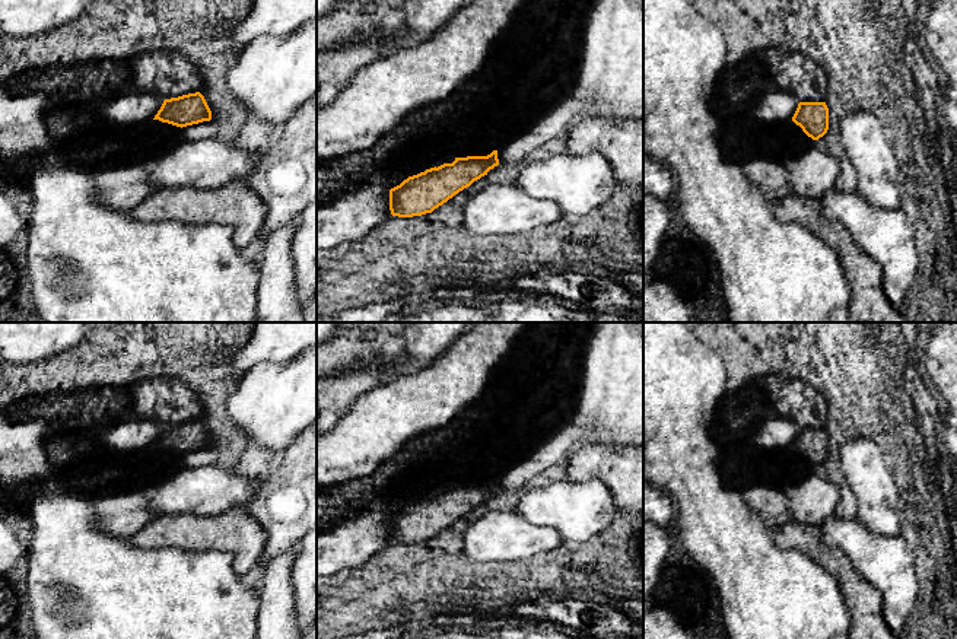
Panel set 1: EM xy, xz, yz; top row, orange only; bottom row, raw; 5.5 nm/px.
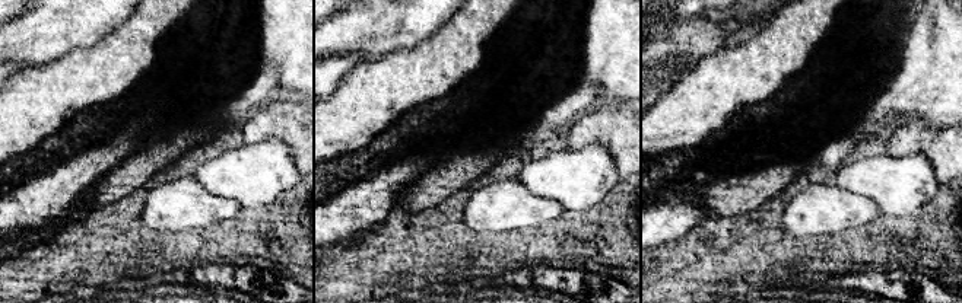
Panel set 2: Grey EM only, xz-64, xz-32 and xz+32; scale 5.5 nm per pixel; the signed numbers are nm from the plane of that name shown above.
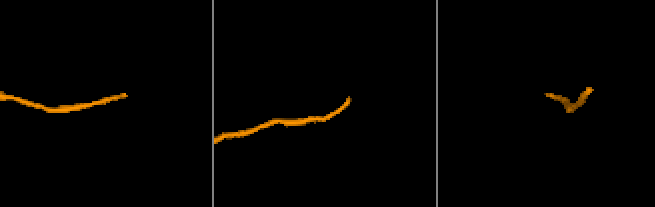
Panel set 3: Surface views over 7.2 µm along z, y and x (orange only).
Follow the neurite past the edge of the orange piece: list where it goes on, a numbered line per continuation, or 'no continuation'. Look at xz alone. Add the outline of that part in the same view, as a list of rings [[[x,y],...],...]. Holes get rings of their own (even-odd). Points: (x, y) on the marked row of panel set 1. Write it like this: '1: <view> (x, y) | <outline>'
no continuation

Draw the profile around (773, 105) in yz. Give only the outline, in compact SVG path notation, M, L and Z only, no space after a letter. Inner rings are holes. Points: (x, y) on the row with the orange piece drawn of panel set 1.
M772 86L759 98L753 106L753 114L762 123L785 123L792 120L798 104L799 102L791 93Z

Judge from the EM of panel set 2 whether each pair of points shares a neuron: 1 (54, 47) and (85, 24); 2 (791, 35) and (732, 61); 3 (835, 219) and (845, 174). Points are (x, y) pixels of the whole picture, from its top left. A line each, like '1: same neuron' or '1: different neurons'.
1: same neuron
2: same neuron
3: different neurons

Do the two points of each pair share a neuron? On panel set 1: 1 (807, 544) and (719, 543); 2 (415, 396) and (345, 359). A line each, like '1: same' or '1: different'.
1: different
2: different

